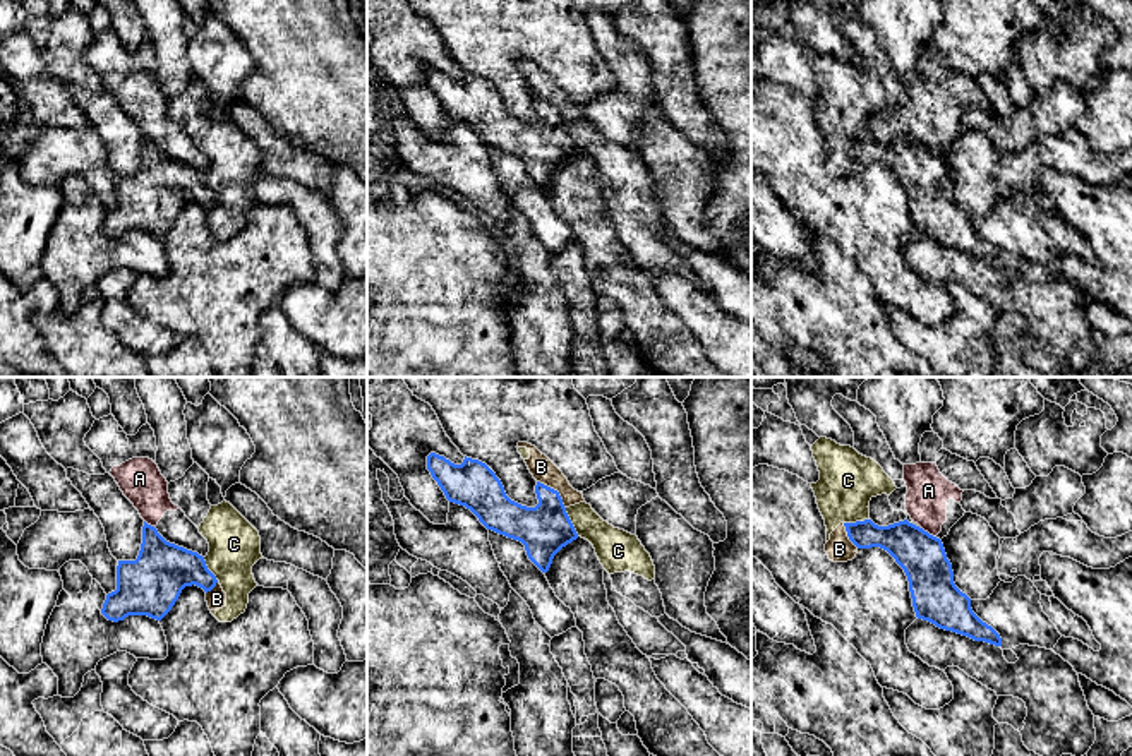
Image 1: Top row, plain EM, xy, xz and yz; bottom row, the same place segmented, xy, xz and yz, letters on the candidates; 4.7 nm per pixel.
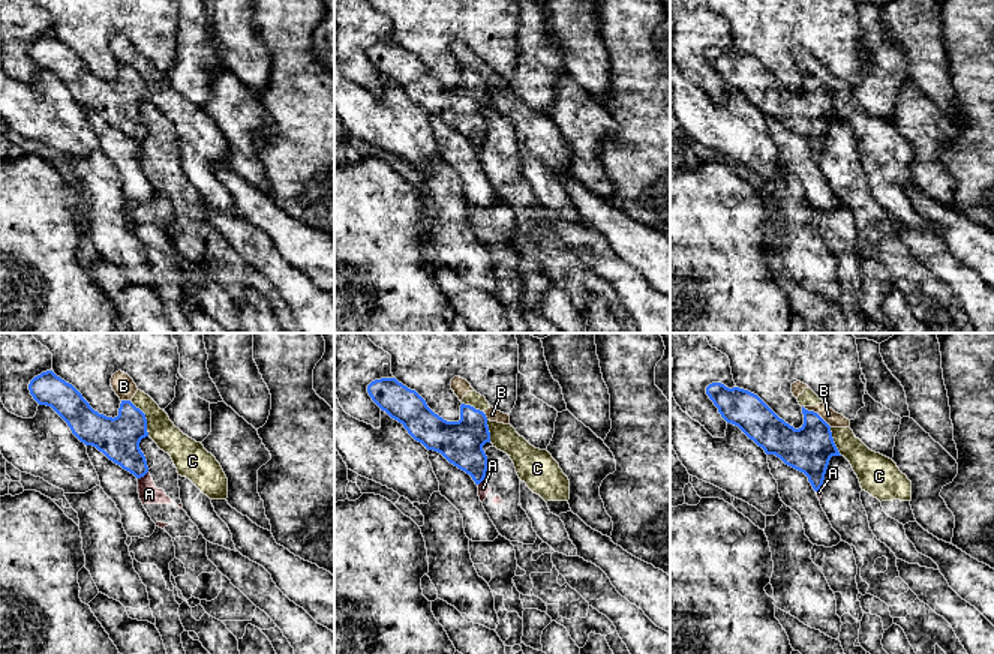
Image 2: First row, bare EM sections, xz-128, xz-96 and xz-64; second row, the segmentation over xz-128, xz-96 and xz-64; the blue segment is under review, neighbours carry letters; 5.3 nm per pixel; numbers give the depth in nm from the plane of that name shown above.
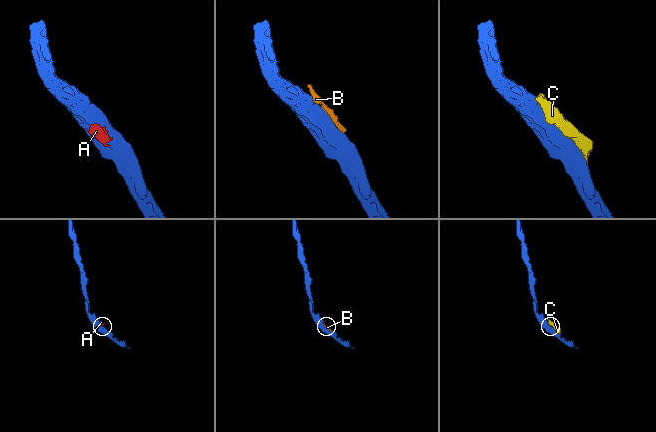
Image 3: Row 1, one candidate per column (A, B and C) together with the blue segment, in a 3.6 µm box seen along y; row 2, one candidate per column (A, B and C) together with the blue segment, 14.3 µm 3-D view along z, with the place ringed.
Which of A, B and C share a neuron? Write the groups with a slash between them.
A / B C

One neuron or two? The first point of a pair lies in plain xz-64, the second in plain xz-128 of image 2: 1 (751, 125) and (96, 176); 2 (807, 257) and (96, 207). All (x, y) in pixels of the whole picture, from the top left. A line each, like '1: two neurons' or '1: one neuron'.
1: two neurons
2: one neuron

